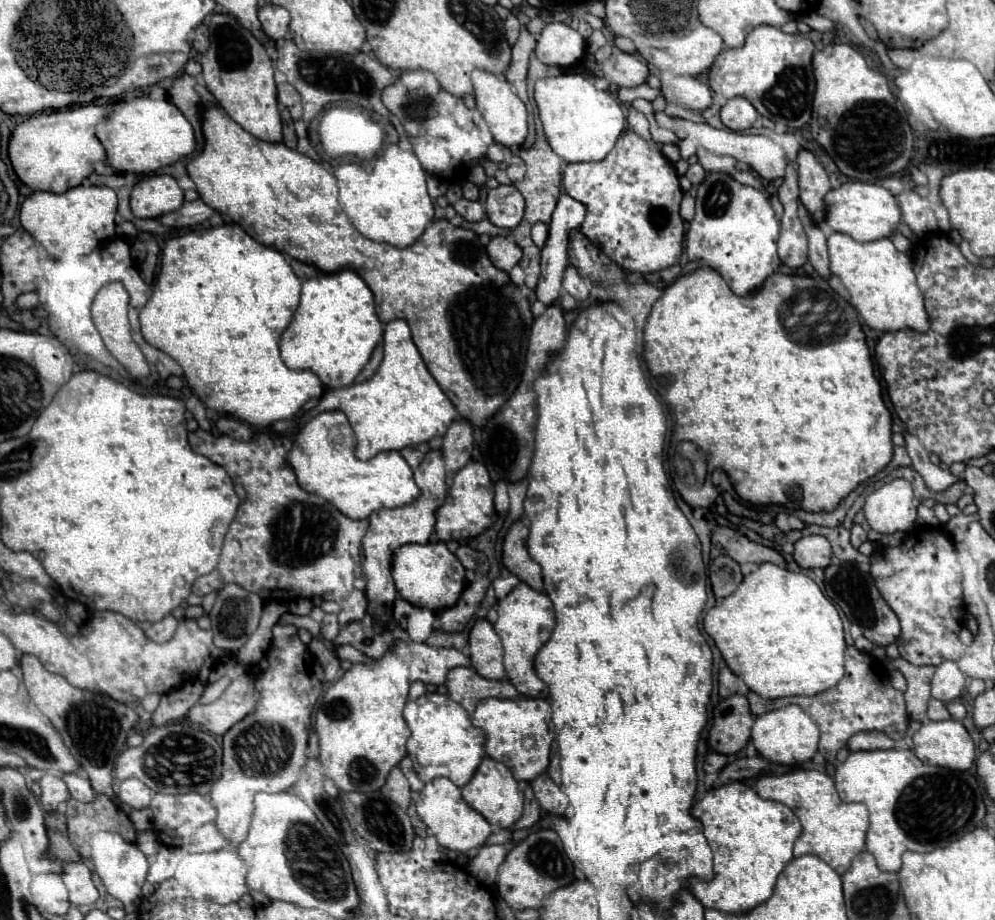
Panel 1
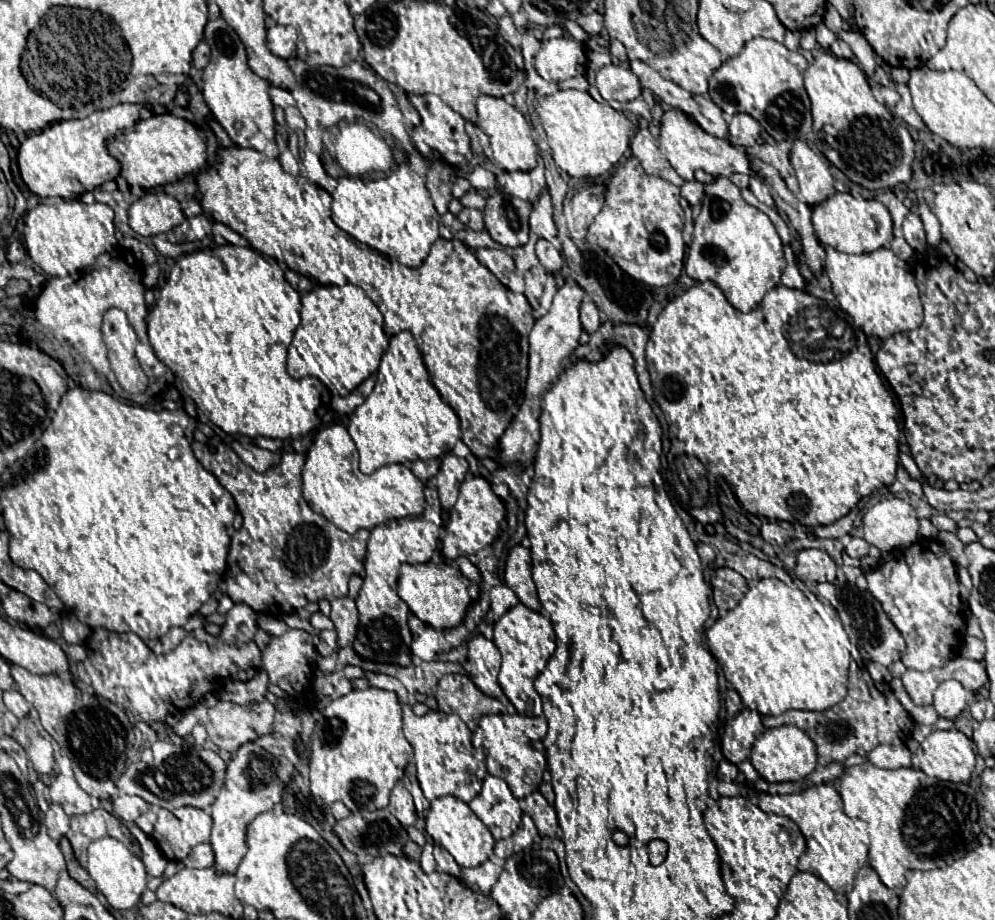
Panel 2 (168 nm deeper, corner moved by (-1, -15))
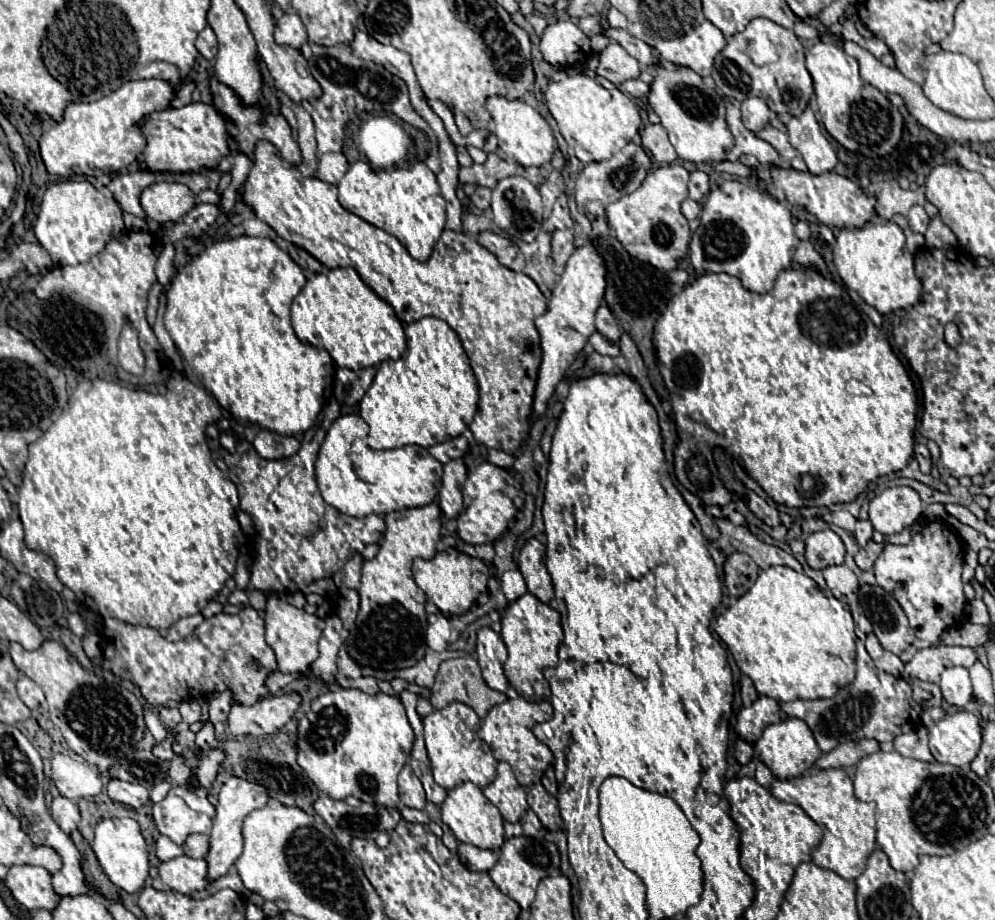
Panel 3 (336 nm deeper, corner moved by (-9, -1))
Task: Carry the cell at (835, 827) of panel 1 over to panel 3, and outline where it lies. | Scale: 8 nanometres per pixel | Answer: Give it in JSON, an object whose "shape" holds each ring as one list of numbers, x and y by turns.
{"shape":[[842,768,836,770,820,770,813,774,804,773,798,777,788,780,774,780,770,792,782,800,782,802,792,802,798,804,818,826,824,826,826,832,832,836,832,840,822,840,814,850,812,850,812,862,834,870,846,880,854,880,864,872,866,860,870,852,878,846,876,842,876,820,874,804,860,802,854,792,852,792,852,780]]}

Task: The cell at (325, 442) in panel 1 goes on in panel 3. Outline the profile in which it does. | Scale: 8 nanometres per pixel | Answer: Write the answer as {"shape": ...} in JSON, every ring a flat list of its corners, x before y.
{"shape":[[344,414,330,426,316,460,316,482,322,498,342,514,364,518,392,510,426,506,436,500,442,478,442,464,422,446,394,450,370,450,362,438,368,424,358,414]]}

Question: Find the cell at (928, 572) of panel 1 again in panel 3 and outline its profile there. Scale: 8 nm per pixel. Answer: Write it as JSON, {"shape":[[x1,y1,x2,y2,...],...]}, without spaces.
{"shape":[[942,522,926,524,906,546,886,544,884,552,874,562,876,582,898,600,916,632,916,648,938,646,942,632,964,620,966,596,962,590,962,564,962,542,958,534]]}

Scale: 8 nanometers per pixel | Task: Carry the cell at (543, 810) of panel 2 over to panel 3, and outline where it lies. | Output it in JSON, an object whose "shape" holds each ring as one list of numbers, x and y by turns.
{"shape":[[534,784,528,788,528,804,548,830,562,828,558,800,554,796,550,796,542,784]]}

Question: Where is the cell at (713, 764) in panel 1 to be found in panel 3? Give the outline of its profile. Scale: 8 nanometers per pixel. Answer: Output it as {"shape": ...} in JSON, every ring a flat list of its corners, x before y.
{"shape":[[738,740,736,746,734,746,734,758,740,764,746,764,752,758,752,746,748,742,744,742,744,740]]}

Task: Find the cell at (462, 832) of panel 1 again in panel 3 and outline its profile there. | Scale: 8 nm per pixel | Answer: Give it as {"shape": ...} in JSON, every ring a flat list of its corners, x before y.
{"shape":[[464,782,464,784,448,790,448,796,442,802,440,810,442,810,442,822,454,832,454,836,460,842,472,844,476,848,486,848,492,852,500,850,500,846,504,842,502,816,498,812,498,808,492,806,492,802,488,802,488,798,482,794,482,790,476,784]]}

